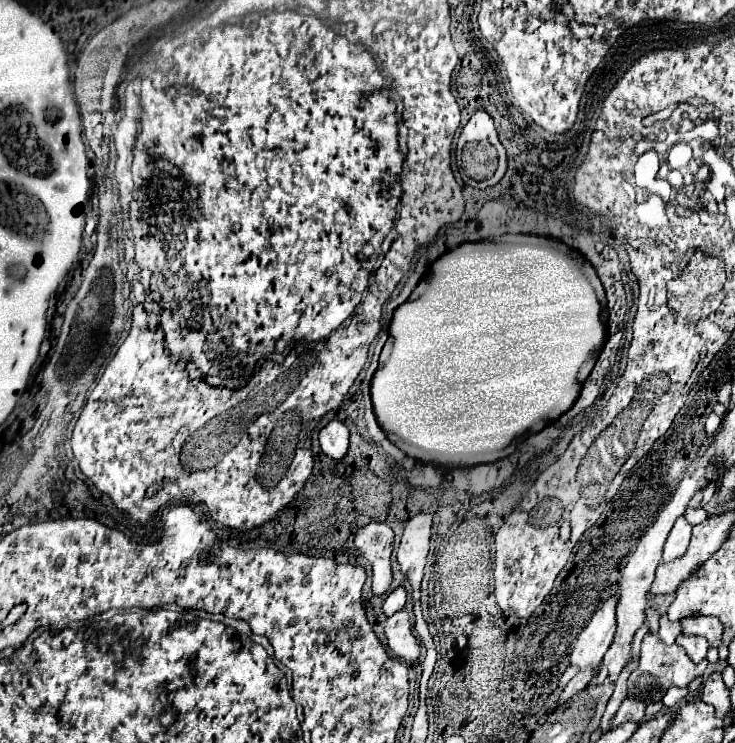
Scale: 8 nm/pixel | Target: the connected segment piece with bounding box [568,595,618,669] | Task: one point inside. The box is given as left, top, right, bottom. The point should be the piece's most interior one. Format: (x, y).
(593, 641)

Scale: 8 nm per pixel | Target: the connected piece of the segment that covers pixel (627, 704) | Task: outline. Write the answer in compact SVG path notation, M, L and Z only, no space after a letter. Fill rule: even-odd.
M626 697L612 723L614 723L614 727L618 727L624 721L642 721L644 719L644 711L646 711L646 703L644 701L638 701L634 697Z

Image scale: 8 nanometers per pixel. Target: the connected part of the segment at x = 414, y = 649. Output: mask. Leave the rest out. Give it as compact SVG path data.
M408 611L394 613L386 621L386 639L394 657L402 661L416 661L420 657L420 643L412 633Z

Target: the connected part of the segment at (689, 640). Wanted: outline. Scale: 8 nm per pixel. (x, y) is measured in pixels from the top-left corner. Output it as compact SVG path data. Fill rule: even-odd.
M678 635L676 639L678 645L682 645L688 653L688 657L694 661L694 663L700 663L704 657L706 657L706 649L708 649L708 641L700 635Z

